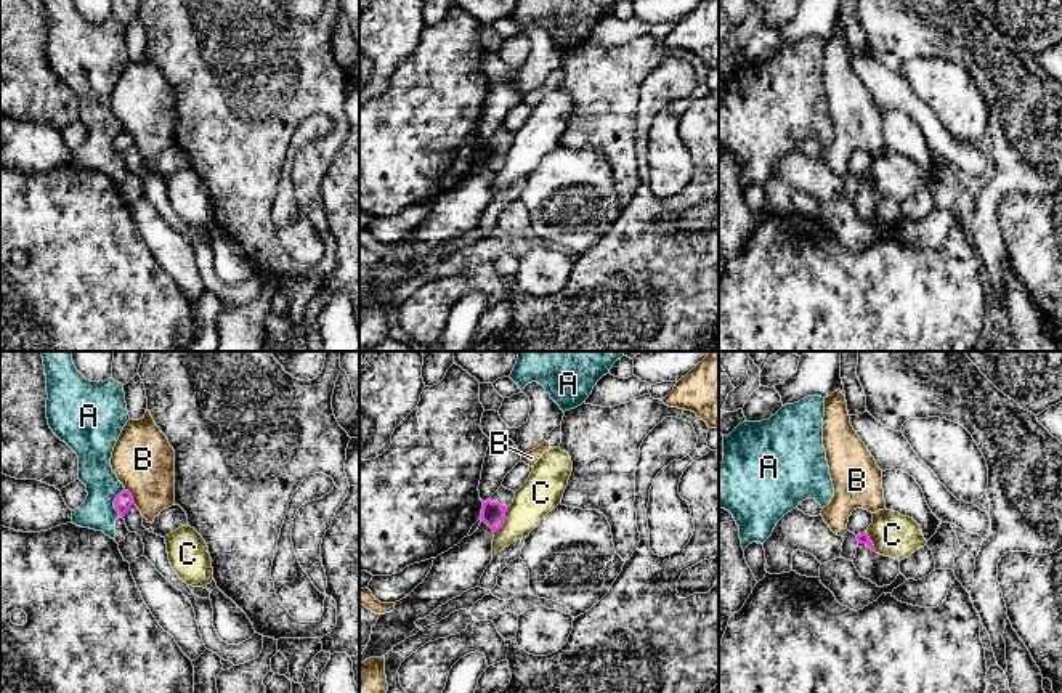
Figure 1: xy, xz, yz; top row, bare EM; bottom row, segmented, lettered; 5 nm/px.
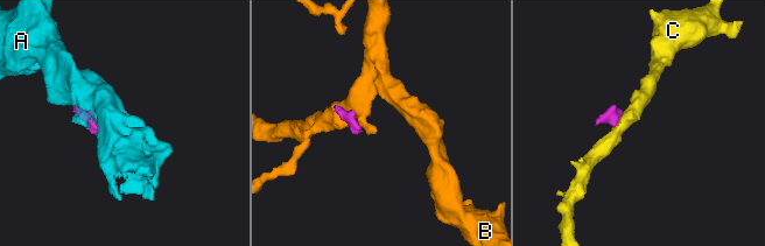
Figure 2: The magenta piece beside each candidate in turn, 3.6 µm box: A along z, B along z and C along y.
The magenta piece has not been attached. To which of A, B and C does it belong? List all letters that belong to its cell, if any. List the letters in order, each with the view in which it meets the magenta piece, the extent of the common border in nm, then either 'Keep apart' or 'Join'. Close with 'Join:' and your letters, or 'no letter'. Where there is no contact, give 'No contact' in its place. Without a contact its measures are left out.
A: Touches magenta in xy. Shared border 140 nm. Keep apart
B: Touches magenta in xy. Shared border 90 nm. Keep apart
C: Touches magenta in yz. Shared border 120 nm. Keep apart
Join: no letter

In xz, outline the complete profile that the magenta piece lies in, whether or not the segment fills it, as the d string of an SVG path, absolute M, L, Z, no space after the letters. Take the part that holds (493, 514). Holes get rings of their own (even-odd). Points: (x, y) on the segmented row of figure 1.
M501 486L486 502L483 502L481 520L497 533L505 523L505 512L515 499L515 492Z

